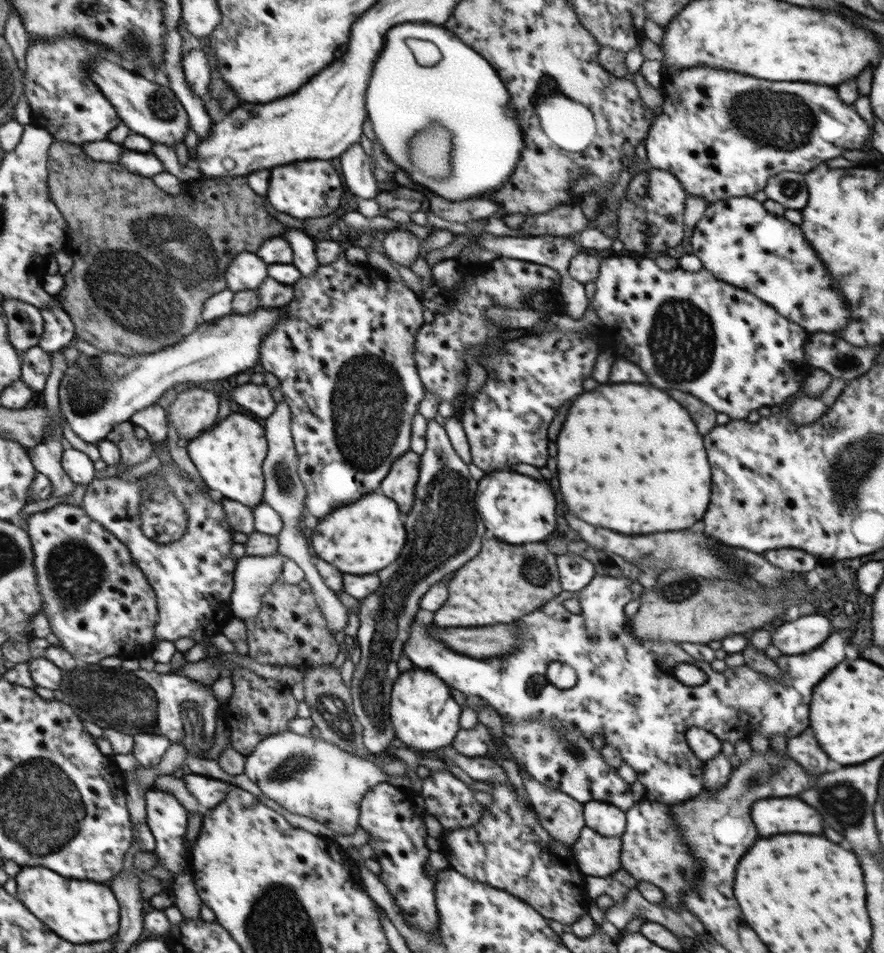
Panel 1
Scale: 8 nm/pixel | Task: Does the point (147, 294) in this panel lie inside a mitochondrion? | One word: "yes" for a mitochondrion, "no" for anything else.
yes

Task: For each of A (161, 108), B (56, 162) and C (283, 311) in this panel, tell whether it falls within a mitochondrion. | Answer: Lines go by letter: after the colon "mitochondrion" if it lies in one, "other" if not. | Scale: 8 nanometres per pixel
A: mitochondrion
B: other
C: other

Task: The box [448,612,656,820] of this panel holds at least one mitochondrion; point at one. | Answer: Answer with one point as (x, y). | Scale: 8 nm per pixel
(567, 746)

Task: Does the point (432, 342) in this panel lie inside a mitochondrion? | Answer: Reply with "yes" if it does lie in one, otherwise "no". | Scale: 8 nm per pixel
no

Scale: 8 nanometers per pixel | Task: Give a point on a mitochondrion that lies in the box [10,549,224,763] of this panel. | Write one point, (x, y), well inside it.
(125, 700)

